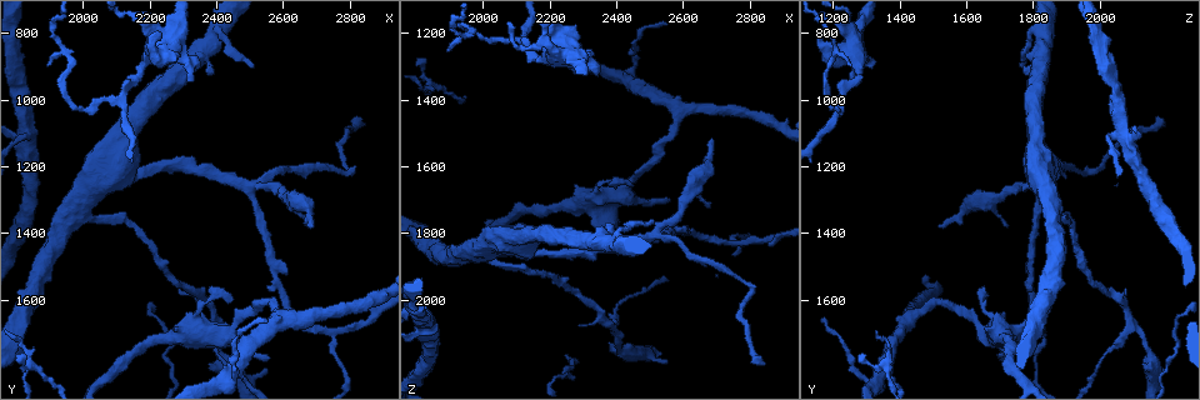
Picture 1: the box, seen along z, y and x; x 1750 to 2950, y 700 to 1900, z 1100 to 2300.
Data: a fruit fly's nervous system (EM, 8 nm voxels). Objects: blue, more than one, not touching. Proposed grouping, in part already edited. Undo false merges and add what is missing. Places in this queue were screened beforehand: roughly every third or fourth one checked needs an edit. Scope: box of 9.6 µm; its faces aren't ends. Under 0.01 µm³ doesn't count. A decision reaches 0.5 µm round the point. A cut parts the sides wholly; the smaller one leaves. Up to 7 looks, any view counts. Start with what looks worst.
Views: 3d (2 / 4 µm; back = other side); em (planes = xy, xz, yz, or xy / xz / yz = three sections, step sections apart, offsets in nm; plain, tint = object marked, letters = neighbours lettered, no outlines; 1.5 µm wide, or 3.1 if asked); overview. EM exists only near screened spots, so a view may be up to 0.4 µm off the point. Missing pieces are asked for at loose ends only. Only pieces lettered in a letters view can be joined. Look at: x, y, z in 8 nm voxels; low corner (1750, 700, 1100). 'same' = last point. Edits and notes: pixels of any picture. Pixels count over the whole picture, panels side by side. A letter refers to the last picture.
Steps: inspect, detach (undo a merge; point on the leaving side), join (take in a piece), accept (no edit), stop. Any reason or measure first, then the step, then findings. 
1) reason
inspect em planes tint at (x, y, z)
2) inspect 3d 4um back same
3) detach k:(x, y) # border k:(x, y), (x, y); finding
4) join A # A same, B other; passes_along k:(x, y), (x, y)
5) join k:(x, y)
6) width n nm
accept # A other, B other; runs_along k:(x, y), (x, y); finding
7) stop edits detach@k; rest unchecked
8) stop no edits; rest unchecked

inspect em planes tint at (1830, 1120, 2070)

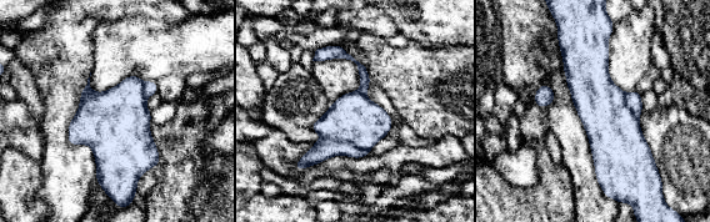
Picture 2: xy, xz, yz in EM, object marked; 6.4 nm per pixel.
what lies round it
inspect em planes letters same

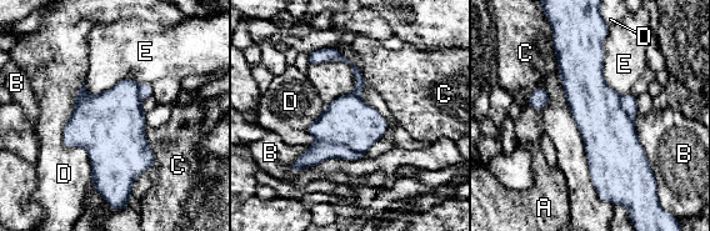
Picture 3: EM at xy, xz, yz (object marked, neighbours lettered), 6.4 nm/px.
width 360 nm
detach 3:(319, 151) # A other, B other, C other, D other, E other; border 3:(316, 139), (341, 144), (363, 154); two cells meet here

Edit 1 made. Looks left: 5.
inspect overview

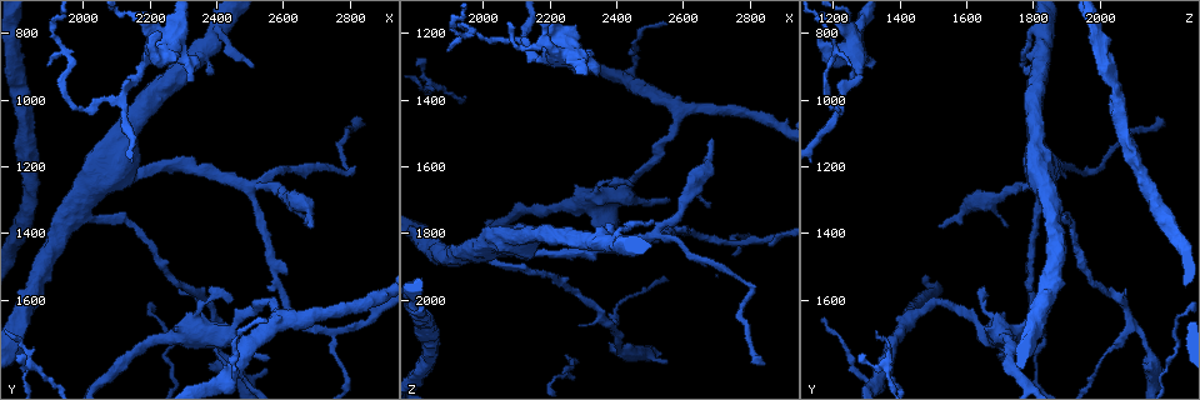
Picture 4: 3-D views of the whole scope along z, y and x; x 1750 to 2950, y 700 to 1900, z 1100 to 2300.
arms part here
inspect 3d 4um back at (1850, 1790, 1360)

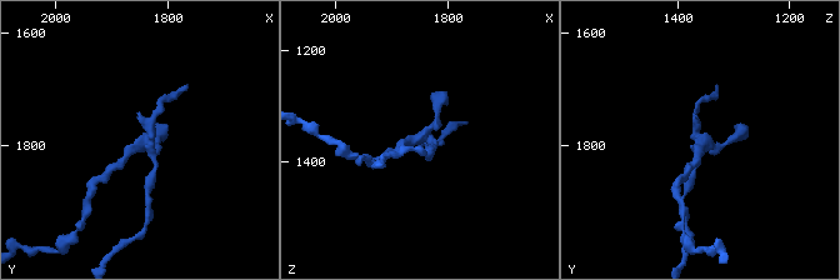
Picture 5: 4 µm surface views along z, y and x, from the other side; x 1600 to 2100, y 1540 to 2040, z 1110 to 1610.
now the EM
inspect em yz step 4 letters at (1840, 1795, 1350)

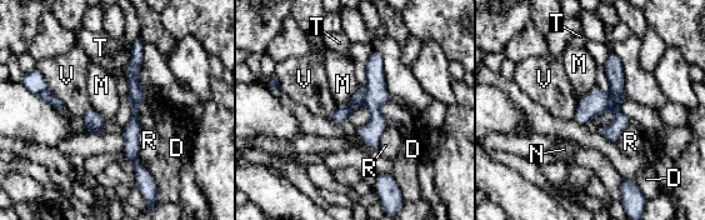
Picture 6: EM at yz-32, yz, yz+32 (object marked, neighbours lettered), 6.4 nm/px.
detach 6:(614, 73) # D other, M other, N other, R other, T other, V other; two cells meet here

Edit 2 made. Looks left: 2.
stop edits detach@3, detach@6; rest unchecked

